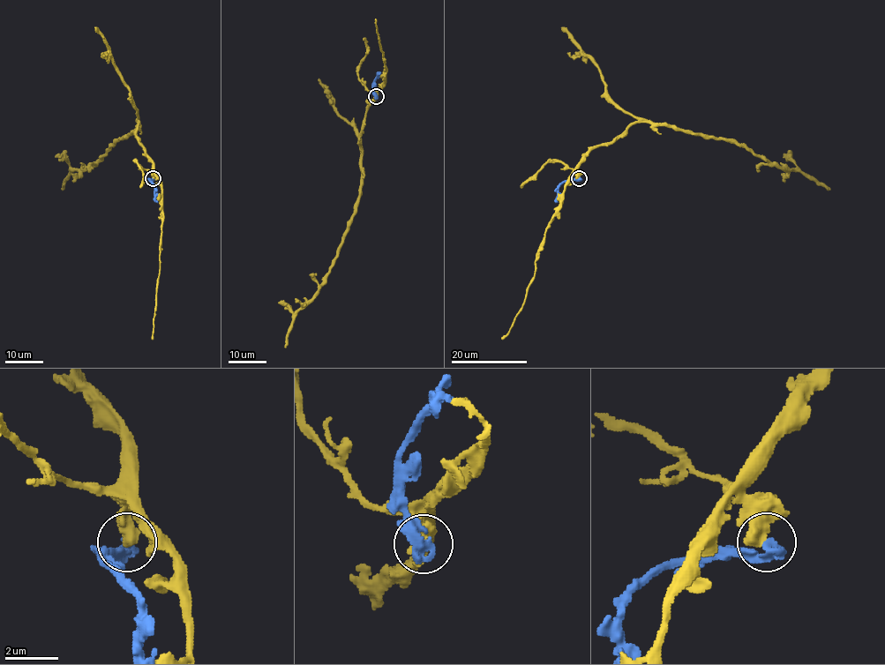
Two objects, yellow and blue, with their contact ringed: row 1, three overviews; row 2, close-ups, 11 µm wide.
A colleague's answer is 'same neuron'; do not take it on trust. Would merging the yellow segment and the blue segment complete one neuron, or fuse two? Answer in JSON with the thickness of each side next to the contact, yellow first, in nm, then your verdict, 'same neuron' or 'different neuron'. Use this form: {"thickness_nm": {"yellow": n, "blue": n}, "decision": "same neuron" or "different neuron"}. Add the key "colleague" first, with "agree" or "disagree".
{"colleague": "disagree", "thickness_nm": {"yellow": 500, "blue": 380}, "decision": "different neuron"}

